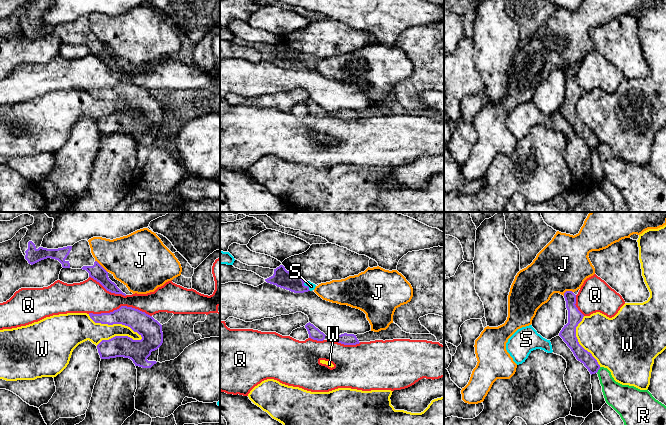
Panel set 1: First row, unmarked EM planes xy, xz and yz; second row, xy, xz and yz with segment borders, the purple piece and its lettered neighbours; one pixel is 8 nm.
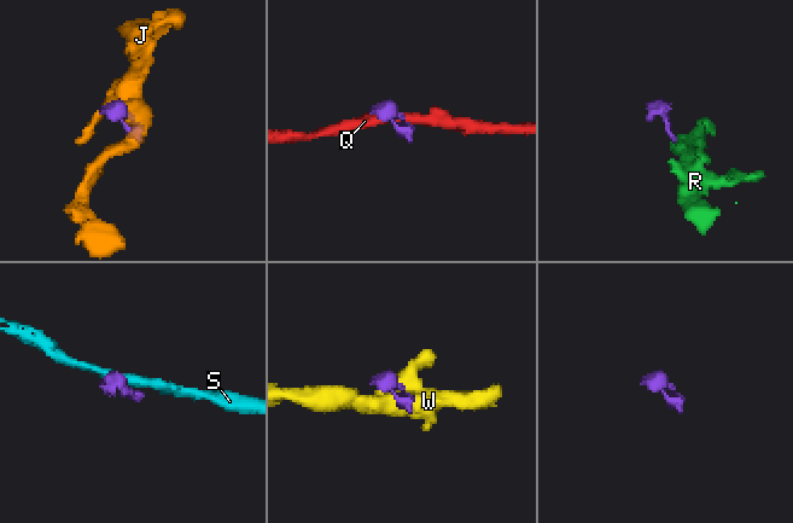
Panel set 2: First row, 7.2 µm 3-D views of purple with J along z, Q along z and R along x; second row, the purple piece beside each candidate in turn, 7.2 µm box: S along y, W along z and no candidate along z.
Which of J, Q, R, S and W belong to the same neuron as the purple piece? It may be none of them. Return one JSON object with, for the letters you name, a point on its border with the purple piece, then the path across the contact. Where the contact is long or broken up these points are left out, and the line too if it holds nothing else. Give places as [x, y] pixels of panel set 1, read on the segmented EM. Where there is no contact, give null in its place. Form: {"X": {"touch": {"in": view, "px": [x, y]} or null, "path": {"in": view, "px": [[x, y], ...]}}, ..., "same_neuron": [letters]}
{"same_neuron": []}

